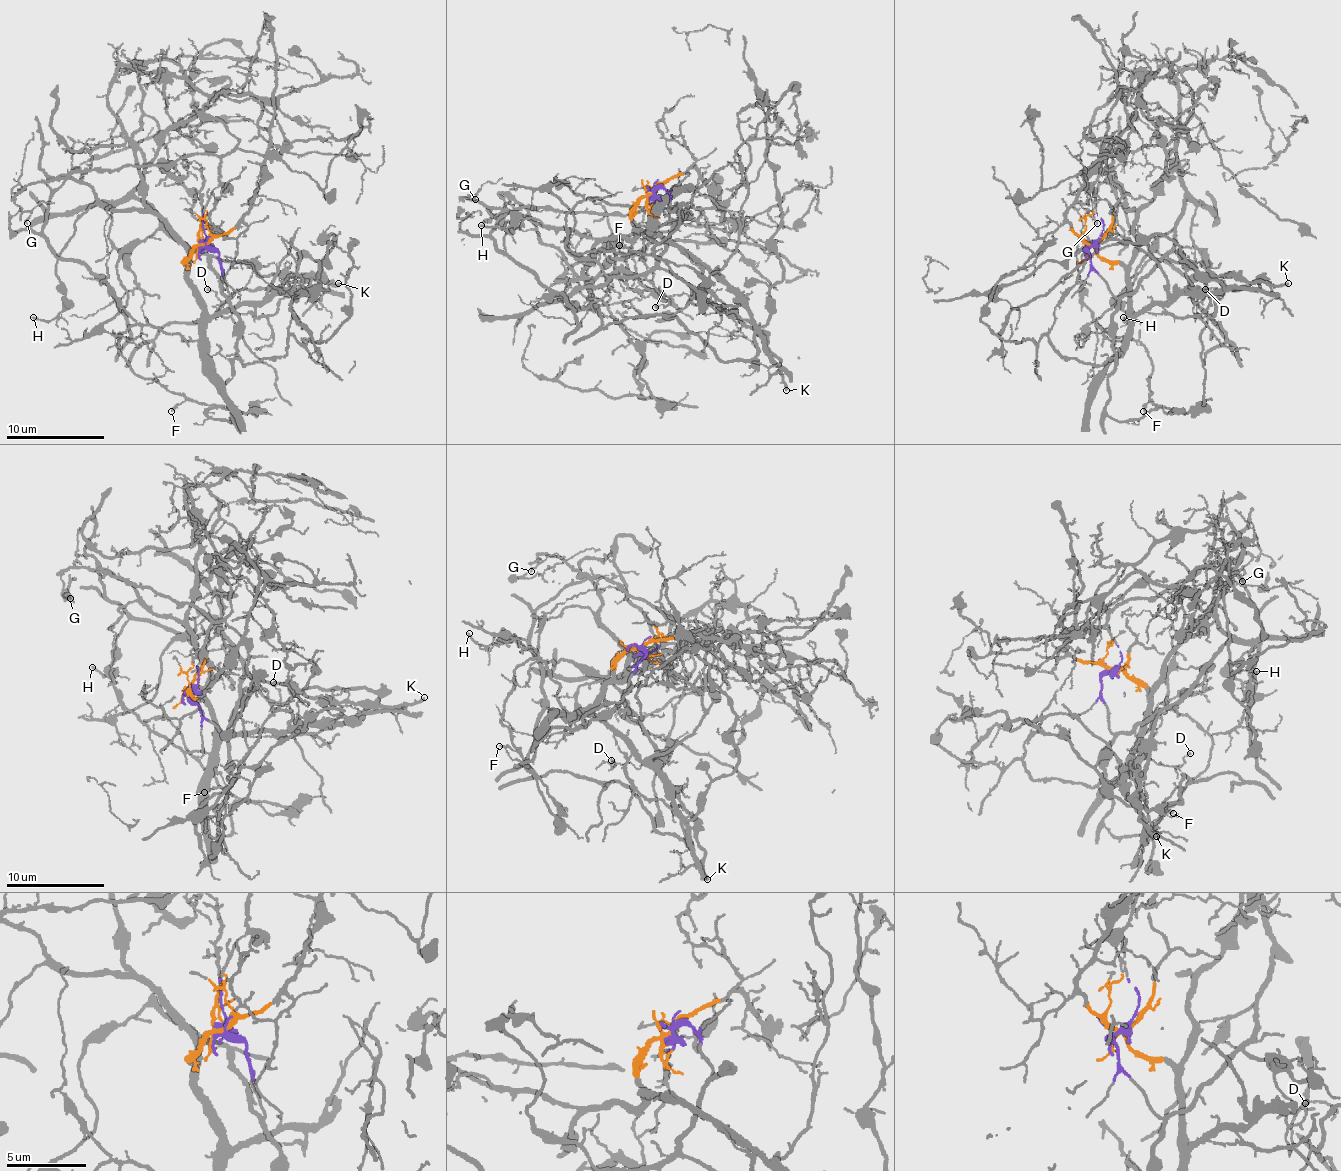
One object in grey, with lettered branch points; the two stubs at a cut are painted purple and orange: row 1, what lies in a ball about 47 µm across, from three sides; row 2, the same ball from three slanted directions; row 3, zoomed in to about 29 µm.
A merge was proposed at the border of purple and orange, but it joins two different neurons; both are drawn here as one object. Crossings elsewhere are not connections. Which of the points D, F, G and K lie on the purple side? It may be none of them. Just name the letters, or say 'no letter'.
D, K

